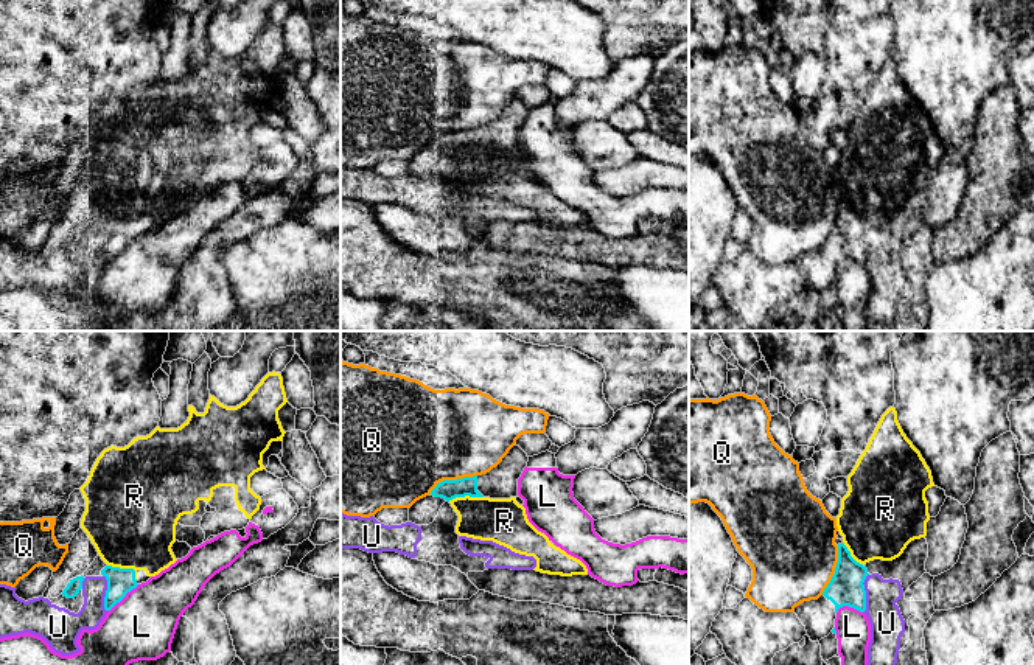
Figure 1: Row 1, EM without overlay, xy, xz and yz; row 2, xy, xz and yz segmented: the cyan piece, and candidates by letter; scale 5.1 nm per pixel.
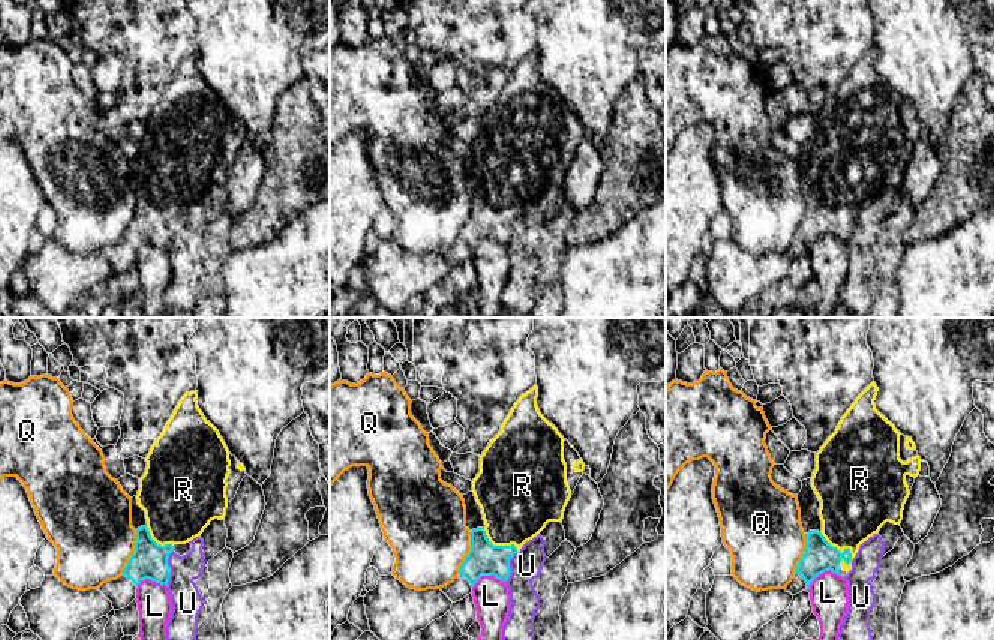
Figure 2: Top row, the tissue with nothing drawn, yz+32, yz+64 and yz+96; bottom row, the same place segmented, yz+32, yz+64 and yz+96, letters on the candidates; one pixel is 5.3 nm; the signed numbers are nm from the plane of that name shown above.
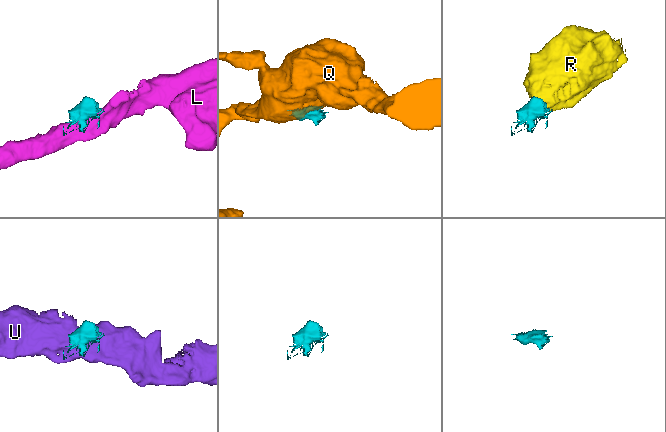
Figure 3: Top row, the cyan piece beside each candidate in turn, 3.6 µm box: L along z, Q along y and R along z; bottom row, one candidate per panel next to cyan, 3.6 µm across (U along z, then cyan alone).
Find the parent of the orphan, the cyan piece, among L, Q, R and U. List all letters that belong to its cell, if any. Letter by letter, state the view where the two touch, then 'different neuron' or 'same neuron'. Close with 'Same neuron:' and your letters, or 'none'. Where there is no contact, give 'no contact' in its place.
L: contact in xy; different neuron
Q: contact in xz; different neuron
R: contact in xy; same neuron
U: contact in yz; different neuron
Same neuron: R

